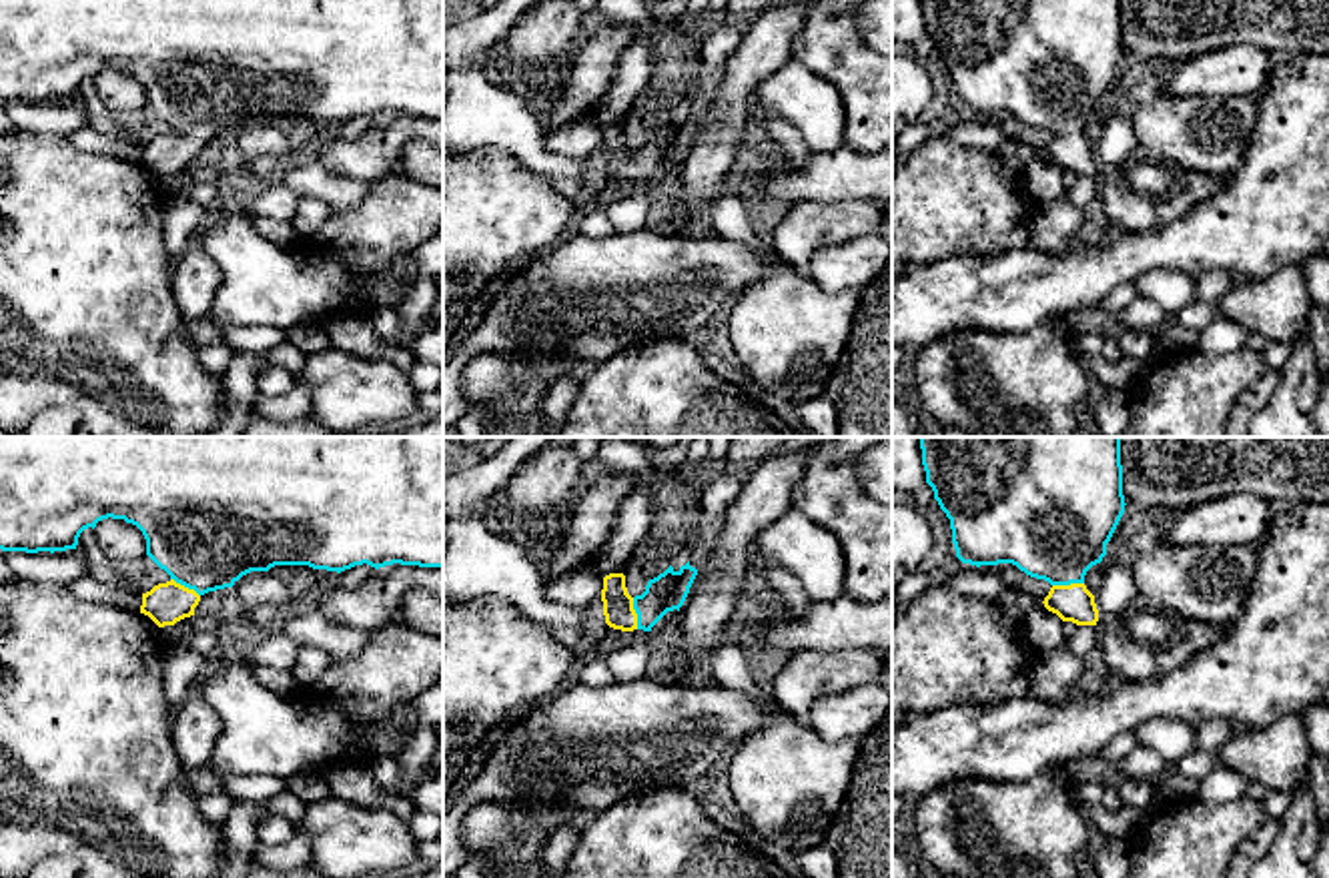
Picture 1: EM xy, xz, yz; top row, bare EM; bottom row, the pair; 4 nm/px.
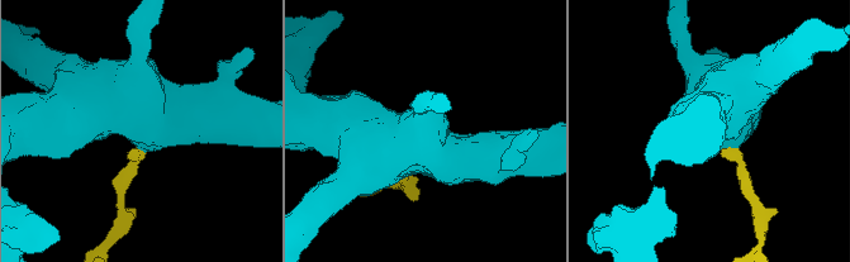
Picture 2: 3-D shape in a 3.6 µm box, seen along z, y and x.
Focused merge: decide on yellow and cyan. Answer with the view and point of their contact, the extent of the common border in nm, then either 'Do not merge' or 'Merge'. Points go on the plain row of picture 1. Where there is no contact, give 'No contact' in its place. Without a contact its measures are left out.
Touches yellow at xz (636, 165). Shared border 130 nm. Merge

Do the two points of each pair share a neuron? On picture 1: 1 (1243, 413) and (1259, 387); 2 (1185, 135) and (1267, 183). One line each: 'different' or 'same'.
1: same
2: different

